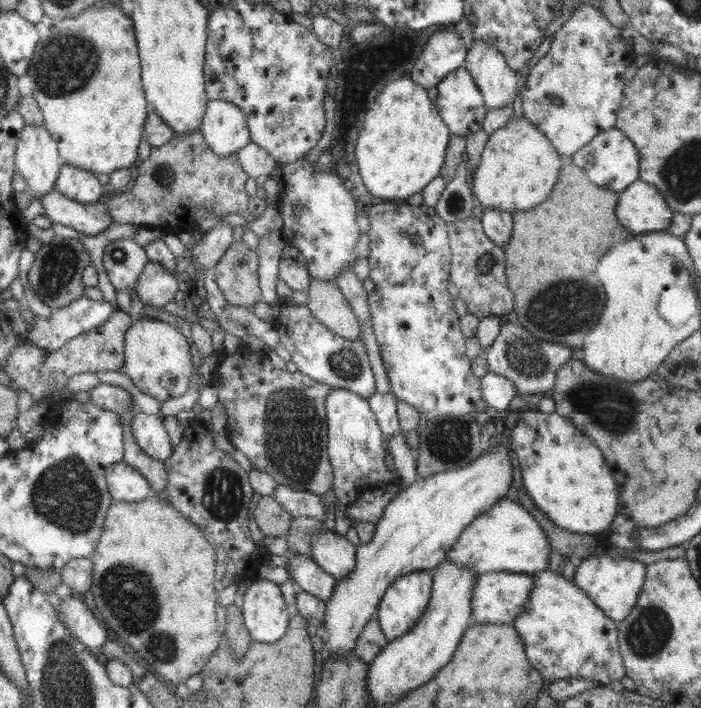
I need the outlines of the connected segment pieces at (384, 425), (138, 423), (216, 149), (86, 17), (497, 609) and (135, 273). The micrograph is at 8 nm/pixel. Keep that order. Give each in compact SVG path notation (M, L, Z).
M376 392L367 401L385 438L403 434L397 415L397 398L392 392Z
M136 412L131 422L134 442L148 455L164 462L173 451L163 417Z
M209 100L198 132L216 156L238 153L250 141L245 112L225 100Z
M100 2L73 17L55 20L50 36L39 39L27 74L34 82L31 95L41 108L44 127L56 140L63 163L96 175L110 175L139 163L138 145L149 105L141 83L135 28L125 10L110 2Z
M498 571L476 575L471 592L471 615L475 620L474 624L484 624L485 622L512 623L526 609L533 585L534 579L531 573Z
M113 240L104 249L103 265L115 290L134 290L149 261L145 247L134 240Z

